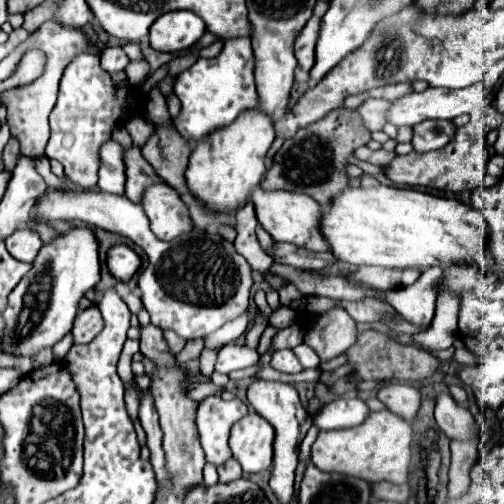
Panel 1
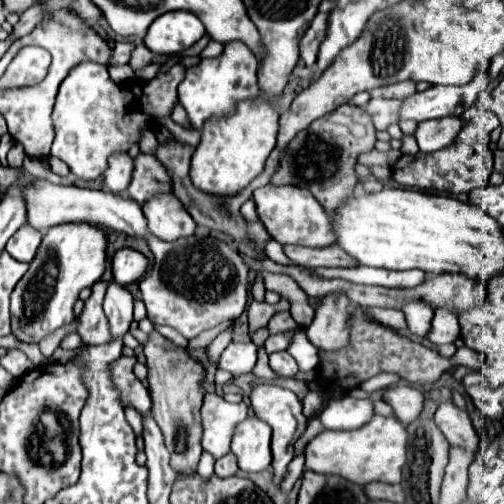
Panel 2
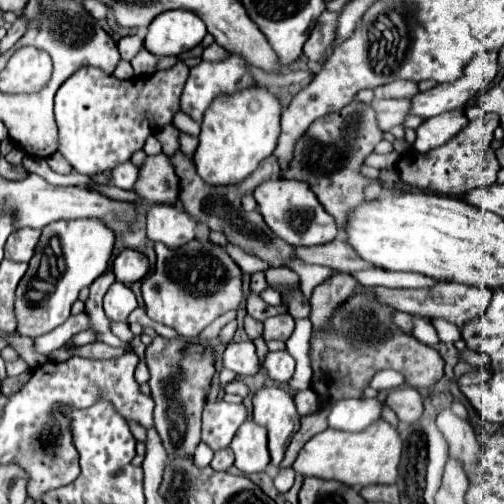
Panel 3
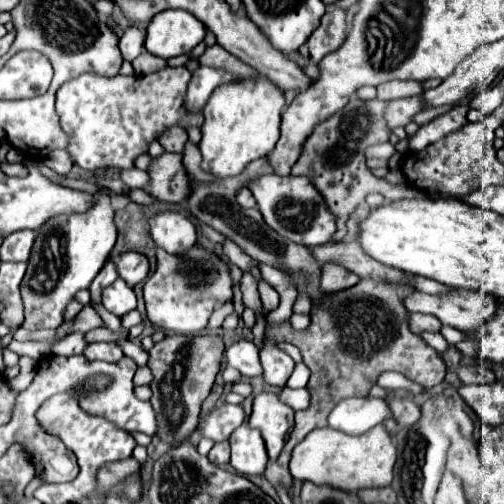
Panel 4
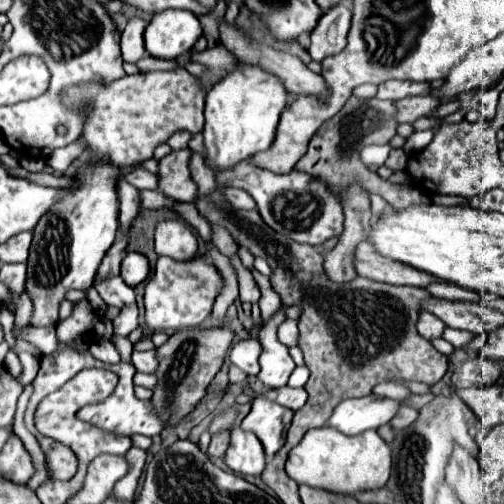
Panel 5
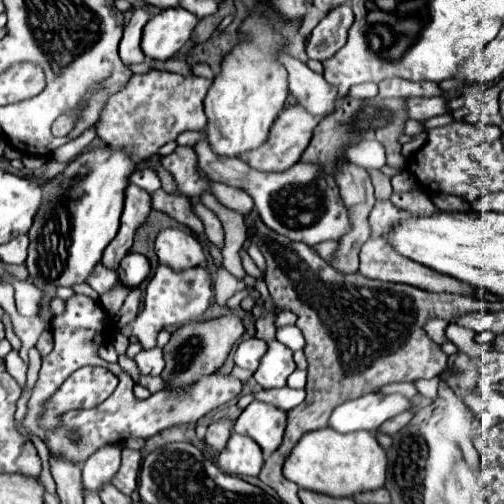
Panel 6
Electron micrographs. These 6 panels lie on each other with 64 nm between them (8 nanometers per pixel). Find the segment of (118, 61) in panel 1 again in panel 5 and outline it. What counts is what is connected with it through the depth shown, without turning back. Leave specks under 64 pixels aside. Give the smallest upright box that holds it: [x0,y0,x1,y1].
[120,18,146,62]

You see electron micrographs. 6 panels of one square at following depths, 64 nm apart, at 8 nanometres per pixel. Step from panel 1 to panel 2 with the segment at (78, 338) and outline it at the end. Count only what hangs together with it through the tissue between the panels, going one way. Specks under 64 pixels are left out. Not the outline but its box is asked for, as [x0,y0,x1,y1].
[76,282,110,346]

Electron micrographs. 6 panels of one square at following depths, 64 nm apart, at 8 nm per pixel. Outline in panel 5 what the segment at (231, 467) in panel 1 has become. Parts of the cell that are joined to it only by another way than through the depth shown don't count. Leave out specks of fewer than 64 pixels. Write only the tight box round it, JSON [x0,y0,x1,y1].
[208,432,230,460]

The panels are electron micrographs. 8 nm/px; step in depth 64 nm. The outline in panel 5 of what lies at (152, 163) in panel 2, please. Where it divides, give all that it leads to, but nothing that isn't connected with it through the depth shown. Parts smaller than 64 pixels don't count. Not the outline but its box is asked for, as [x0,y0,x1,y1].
[158,150,196,202]

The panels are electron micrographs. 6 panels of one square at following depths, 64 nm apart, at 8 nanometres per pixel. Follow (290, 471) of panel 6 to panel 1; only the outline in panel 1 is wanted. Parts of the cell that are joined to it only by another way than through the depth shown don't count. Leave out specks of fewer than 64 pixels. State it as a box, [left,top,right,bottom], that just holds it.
[312,410,412,482]

